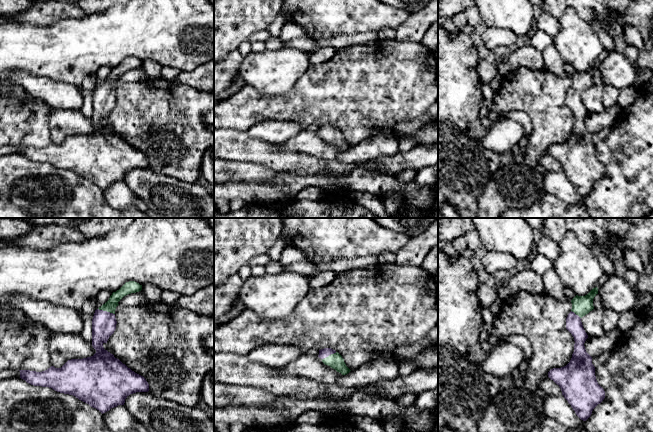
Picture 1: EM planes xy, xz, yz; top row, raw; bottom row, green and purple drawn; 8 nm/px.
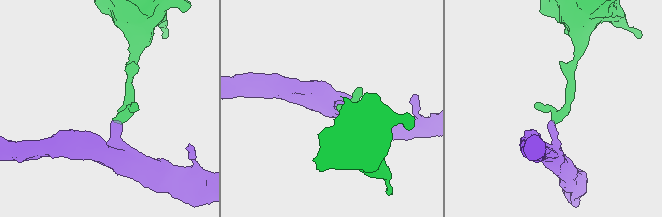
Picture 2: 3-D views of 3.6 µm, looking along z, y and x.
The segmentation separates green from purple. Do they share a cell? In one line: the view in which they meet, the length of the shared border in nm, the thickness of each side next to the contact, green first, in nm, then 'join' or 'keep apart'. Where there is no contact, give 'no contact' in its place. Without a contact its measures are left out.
xy | 140 nm | 100/190 nm | join

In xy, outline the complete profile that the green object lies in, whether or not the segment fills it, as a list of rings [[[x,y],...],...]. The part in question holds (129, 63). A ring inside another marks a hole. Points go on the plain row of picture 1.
[[[135,57],[126,58],[119,66],[113,68],[109,76],[95,86],[92,95],[92,122],[96,129],[83,135],[68,136],[61,144],[51,142],[45,147],[36,148],[30,146],[19,146],[20,154],[34,162],[49,163],[53,166],[73,171],[79,176],[96,184],[102,190],[118,181],[124,181],[125,175],[136,168],[148,168],[149,160],[146,155],[132,147],[113,130],[104,125],[109,113],[116,105],[115,86],[118,78],[126,71],[142,66],[142,61]]]

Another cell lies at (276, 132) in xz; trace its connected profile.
[[[268,120],[252,126],[245,132],[249,136],[276,145],[284,143],[304,129],[305,126],[299,123]]]

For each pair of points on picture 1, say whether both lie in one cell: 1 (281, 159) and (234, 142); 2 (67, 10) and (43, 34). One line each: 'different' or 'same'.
1: same
2: different

